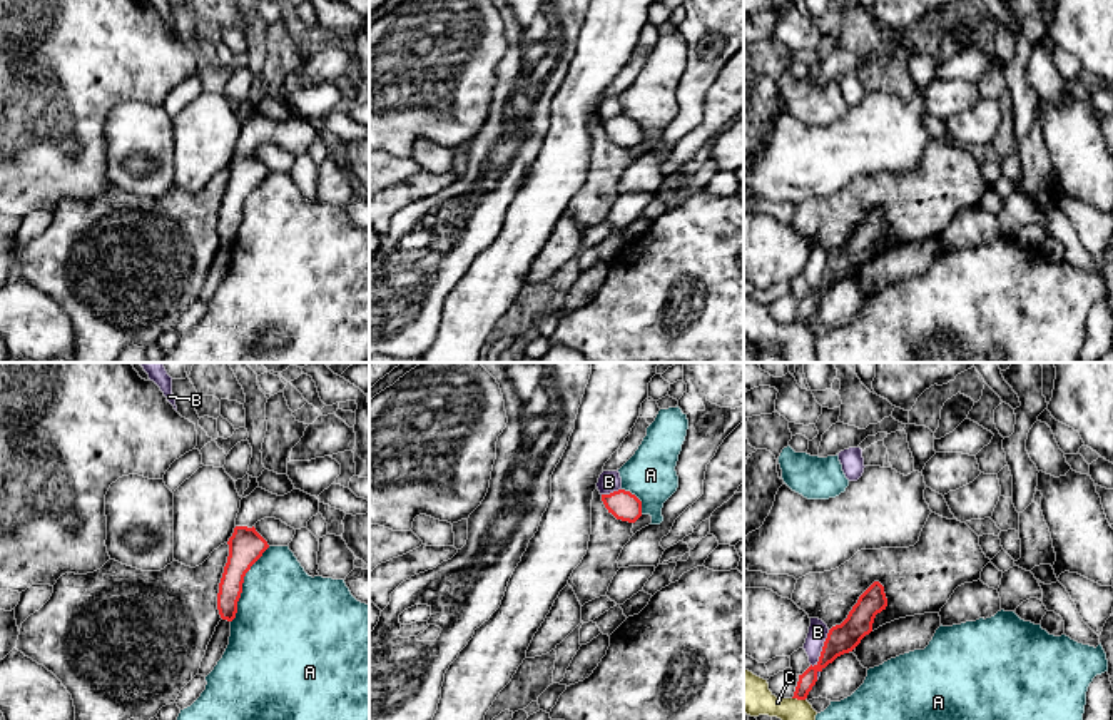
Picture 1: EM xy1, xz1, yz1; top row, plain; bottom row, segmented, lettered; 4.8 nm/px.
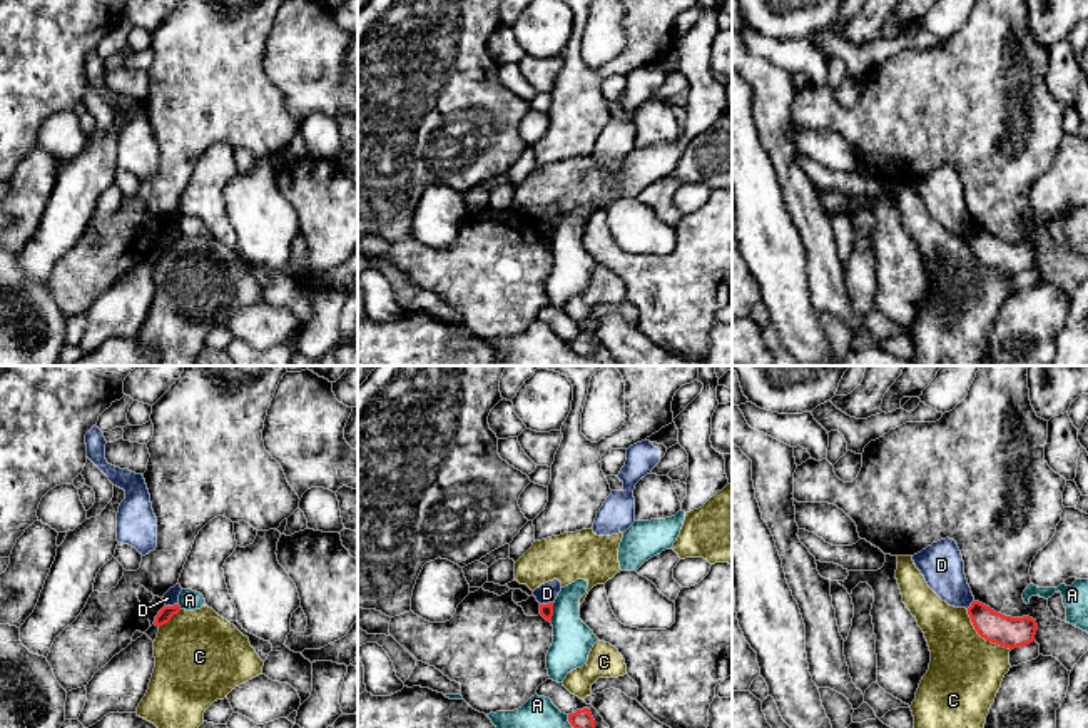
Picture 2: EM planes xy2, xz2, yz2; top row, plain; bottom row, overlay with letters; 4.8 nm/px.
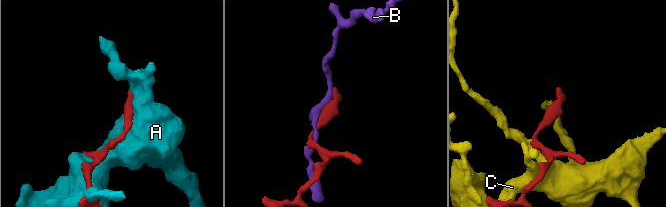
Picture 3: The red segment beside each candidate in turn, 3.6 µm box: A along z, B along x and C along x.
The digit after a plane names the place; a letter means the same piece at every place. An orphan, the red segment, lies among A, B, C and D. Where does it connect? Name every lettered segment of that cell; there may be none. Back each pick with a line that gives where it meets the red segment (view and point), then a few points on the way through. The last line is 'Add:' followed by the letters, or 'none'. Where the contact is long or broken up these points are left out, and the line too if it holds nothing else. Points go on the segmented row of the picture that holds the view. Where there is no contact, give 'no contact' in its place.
Add: none

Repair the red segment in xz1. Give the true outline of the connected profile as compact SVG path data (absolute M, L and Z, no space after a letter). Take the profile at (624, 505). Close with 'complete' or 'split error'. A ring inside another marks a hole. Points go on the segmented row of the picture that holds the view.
M618 489L602 494L602 501L617 520L635 523L642 516L642 501L630 491Z | complete

